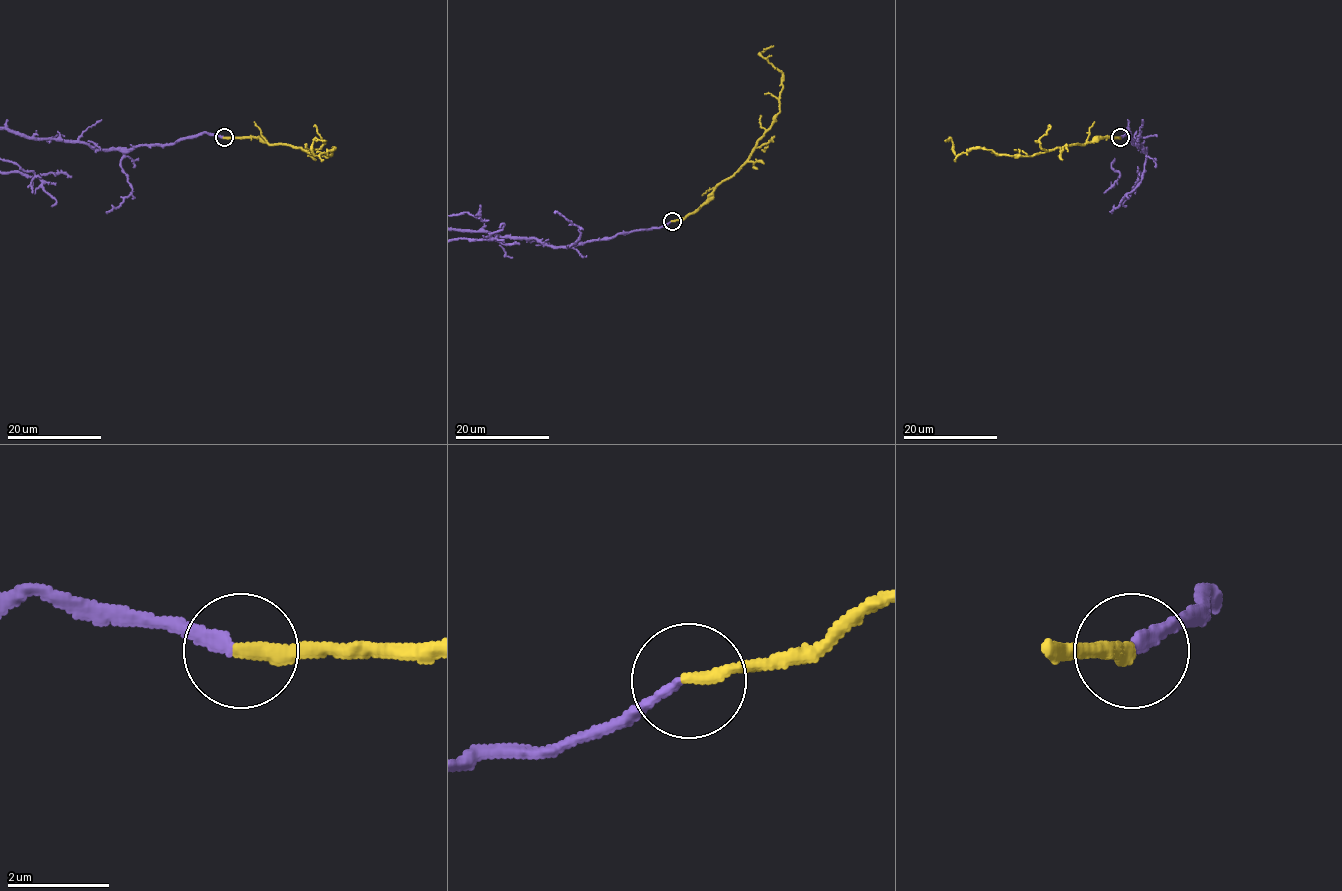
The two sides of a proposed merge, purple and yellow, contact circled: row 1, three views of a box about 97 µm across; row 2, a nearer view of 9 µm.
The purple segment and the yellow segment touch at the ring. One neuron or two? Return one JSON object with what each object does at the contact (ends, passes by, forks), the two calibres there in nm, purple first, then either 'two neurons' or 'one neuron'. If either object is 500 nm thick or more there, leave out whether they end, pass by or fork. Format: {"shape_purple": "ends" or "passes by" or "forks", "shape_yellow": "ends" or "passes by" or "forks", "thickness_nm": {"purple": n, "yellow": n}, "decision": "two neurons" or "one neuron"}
{"shape_purple": "ends", "shape_yellow": "ends", "thickness_nm": {"purple": 220, "yellow": 280}, "decision": "one neuron"}

